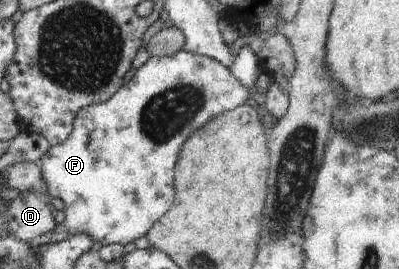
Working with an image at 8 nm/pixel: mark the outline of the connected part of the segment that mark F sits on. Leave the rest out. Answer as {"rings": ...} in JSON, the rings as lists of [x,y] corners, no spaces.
{"rings":[[[179,51],[171,56],[151,56],[150,59],[140,68],[137,69],[133,79],[127,81],[124,85],[111,97],[106,100],[105,103],[94,104],[84,109],[81,109],[75,117],[73,123],[73,131],[63,143],[55,145],[55,147],[49,147],[49,151],[44,155],[40,161],[36,163],[41,169],[41,175],[47,183],[47,191],[52,197],[61,199],[65,204],[65,221],[60,225],[56,225],[54,229],[53,241],[61,242],[73,235],[84,234],[89,235],[90,239],[93,239],[94,243],[101,243],[102,246],[109,246],[112,244],[120,244],[126,246],[128,243],[135,242],[140,237],[145,237],[151,230],[151,227],[159,219],[165,216],[165,213],[173,207],[175,202],[175,183],[174,183],[174,171],[179,159],[179,151],[183,147],[183,143],[189,139],[189,135],[193,135],[199,127],[209,123],[211,119],[215,119],[217,115],[225,113],[227,111],[236,109],[237,107],[244,105],[246,102],[251,101],[250,91],[245,88],[239,80],[237,80],[232,74],[229,68],[224,67],[216,60],[210,59],[199,54],[193,54],[187,51]]]}

